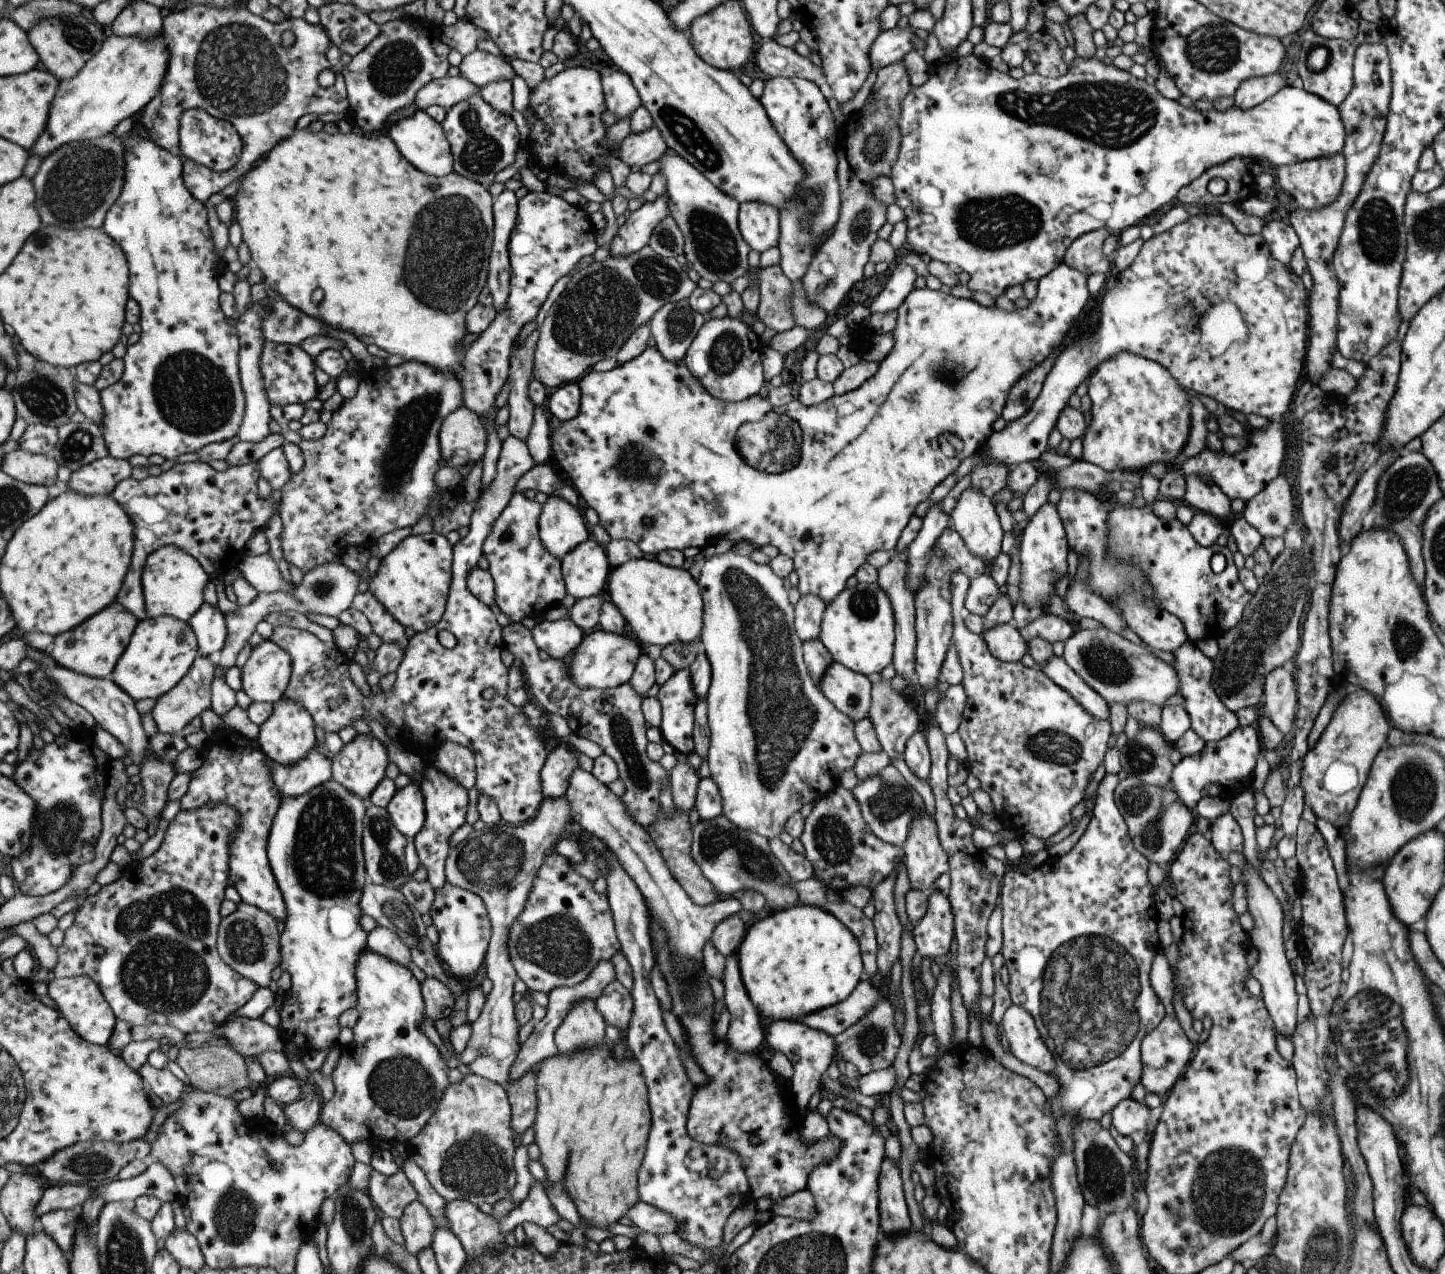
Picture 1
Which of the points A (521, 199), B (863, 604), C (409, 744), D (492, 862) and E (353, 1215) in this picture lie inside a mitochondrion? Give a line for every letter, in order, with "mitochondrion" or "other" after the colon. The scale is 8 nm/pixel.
A: other
B: mitochondrion
C: other
D: mitochondrion
E: mitochondrion

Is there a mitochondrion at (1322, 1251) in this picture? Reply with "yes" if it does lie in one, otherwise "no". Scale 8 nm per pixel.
yes

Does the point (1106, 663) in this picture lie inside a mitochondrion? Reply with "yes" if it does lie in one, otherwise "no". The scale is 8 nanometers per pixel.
yes

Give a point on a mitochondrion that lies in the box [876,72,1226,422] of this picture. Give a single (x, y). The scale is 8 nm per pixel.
(1114, 116)

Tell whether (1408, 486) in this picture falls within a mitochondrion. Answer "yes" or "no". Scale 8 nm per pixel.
yes

